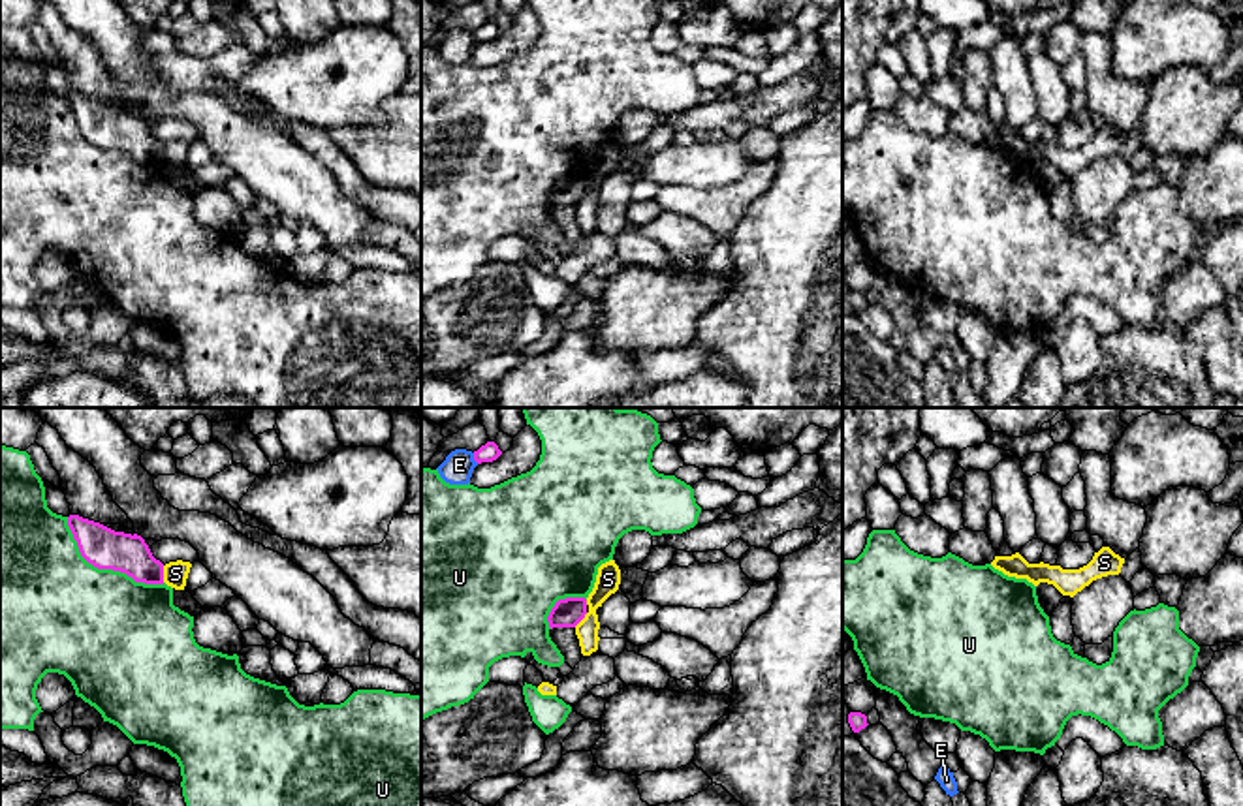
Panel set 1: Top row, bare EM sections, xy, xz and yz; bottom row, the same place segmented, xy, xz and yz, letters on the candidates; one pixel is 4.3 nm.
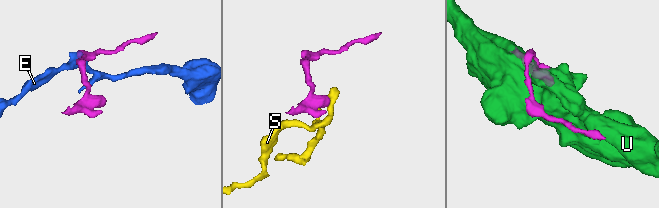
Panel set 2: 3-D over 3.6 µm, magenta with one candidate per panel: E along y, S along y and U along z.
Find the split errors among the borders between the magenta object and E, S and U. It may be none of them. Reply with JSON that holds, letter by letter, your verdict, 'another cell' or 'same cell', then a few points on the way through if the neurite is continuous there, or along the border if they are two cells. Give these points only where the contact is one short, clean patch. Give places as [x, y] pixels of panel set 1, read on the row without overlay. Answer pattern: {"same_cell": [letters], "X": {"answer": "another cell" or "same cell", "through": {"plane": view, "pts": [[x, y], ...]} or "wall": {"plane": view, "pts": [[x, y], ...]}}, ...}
{"same_cell": [], "E": {"answer": "another cell"}, "S": {"answer": "another cell", "wall": {"plane": "xy", "pts": [[162, 145], [164, 160]]}}, "U": {"answer": "another cell"}}

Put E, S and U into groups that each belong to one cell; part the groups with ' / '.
E / S / U

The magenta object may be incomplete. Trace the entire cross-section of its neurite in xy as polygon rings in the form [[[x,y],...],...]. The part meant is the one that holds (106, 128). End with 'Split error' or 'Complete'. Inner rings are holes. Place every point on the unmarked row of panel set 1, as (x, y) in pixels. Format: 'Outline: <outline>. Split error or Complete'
Outline: [[[70,94],[68,105],[81,135],[94,147],[126,152],[135,162],[164,163],[164,143],[141,115],[115,111],[79,94]]]. Complete

